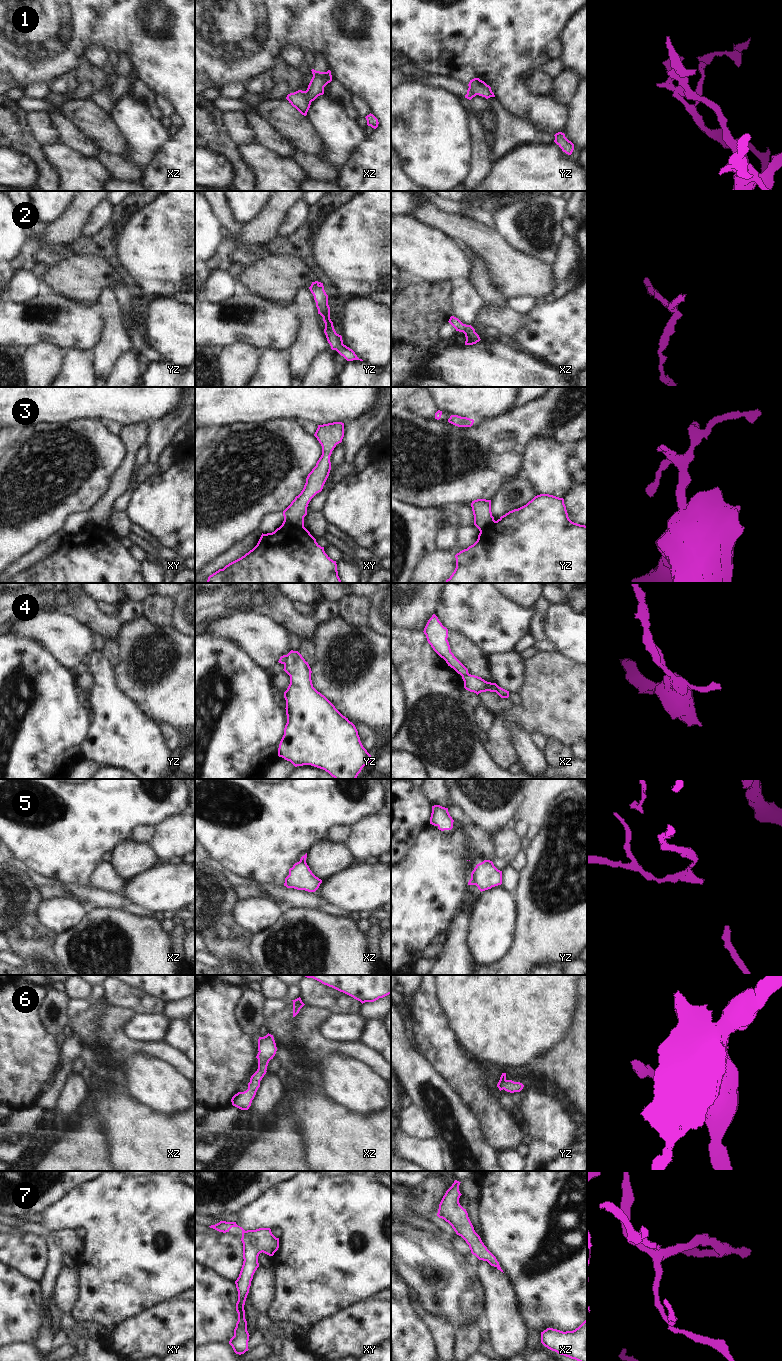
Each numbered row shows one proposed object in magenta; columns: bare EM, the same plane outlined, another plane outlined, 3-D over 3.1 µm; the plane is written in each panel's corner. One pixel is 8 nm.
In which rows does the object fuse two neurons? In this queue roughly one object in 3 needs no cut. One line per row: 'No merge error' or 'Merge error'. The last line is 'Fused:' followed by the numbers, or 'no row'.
1: Merge error
2: No merge error
3: Merge error
4: Merge error
5: Merge error
6: No merge error
7: Merge error
Fused: 1, 3, 4, 5, 7.

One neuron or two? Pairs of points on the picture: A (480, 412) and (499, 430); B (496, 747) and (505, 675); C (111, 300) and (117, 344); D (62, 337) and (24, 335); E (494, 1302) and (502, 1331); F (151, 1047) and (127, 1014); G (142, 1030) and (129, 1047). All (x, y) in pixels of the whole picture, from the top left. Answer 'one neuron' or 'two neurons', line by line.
A: two neurons
B: two neurons
C: one neuron
D: one neuron
E: one neuron
F: one neuron
G: two neurons

